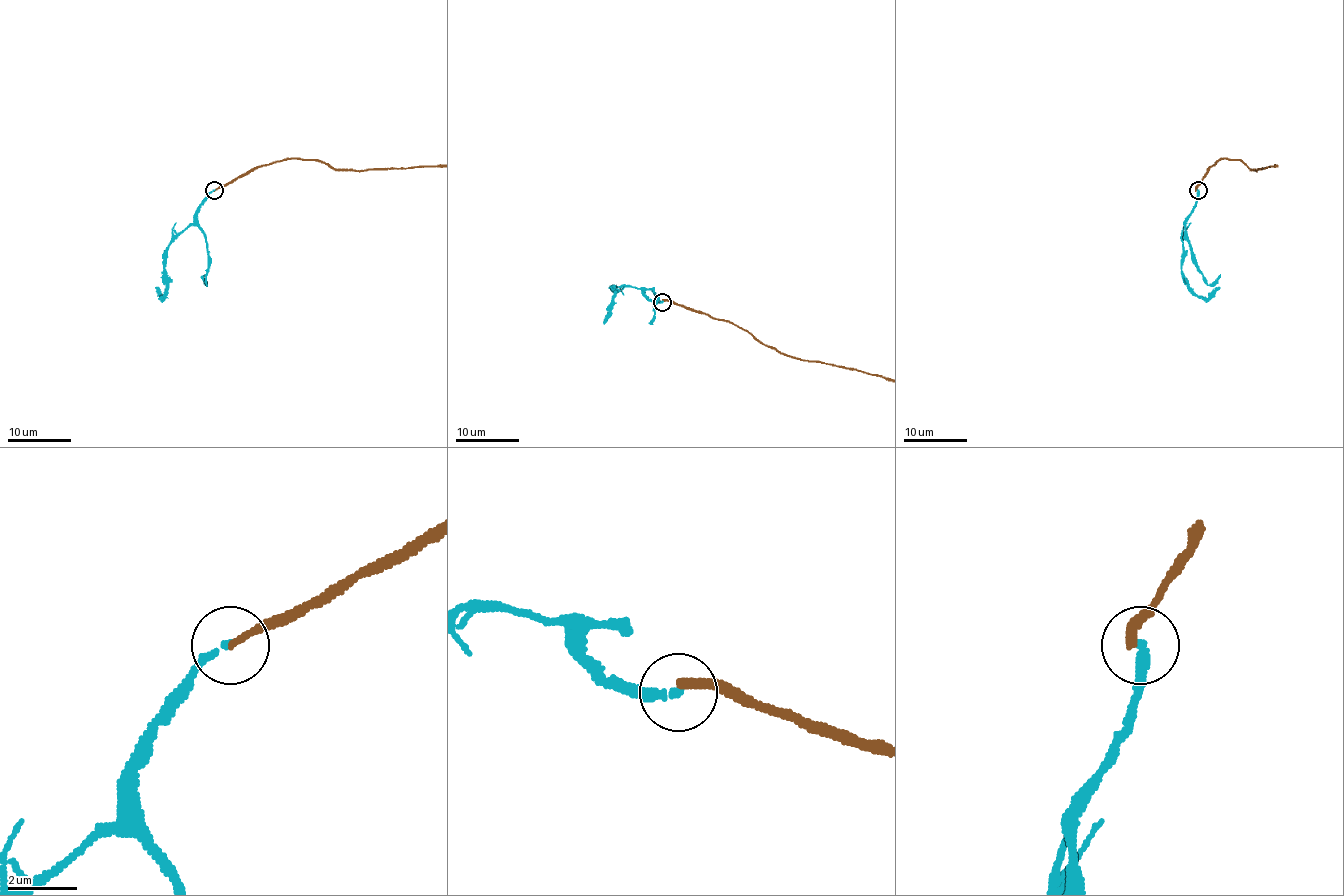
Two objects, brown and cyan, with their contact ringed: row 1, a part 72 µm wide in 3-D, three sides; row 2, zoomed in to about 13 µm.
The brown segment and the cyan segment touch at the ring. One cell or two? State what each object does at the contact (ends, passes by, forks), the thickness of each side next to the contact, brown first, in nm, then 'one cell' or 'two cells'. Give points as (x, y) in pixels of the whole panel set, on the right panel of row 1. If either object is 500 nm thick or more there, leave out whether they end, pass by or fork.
brown ends there; cyan ends there; 220 nm thick on the brown side, 200 nm on the other; two cells

